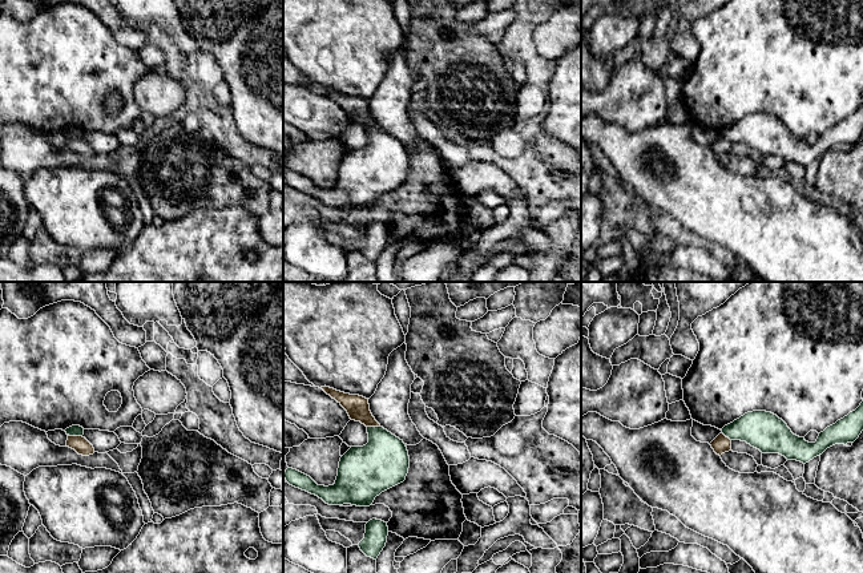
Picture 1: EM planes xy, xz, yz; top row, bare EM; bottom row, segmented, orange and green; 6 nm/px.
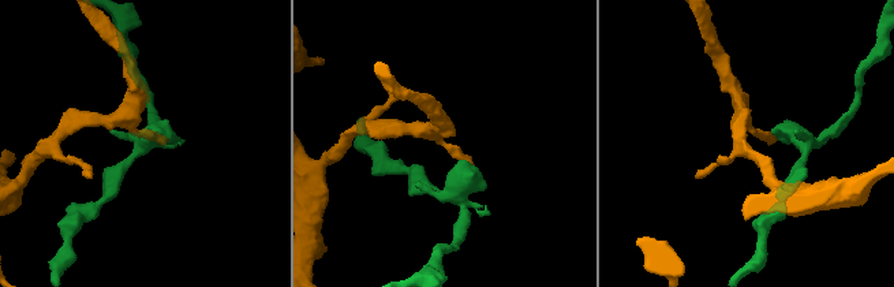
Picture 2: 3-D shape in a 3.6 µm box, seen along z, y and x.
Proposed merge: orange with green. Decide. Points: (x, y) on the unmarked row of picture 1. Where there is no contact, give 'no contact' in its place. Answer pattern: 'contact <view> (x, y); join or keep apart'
contact xy (75, 138); keep apart

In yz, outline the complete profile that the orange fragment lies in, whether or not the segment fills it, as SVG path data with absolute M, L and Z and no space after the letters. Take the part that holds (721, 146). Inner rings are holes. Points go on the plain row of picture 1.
M722 134L710 145L711 150L717 157L731 153L731 142L726 140Z

